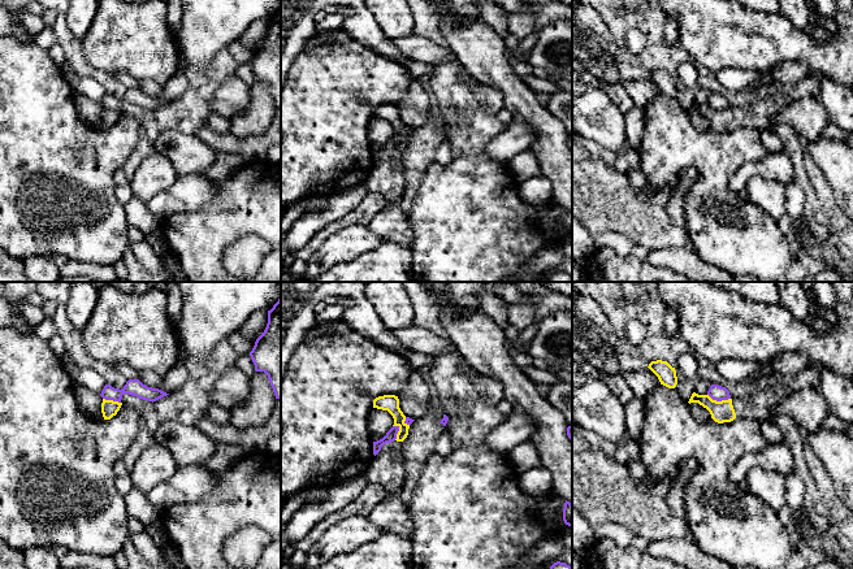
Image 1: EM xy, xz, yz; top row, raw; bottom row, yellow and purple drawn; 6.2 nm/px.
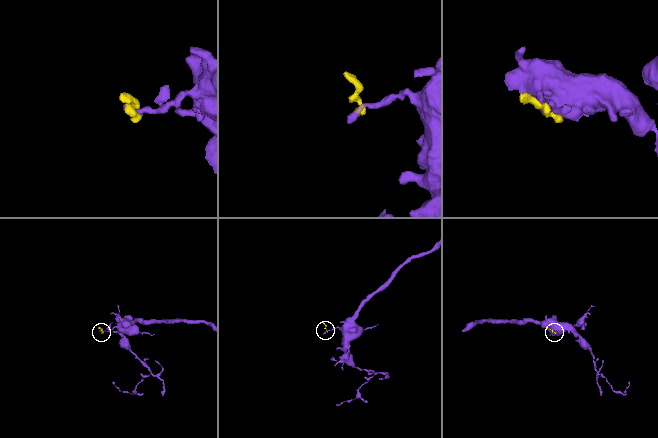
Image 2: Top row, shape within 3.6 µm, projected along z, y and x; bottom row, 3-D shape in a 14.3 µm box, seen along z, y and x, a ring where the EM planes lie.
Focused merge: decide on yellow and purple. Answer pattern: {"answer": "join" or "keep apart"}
{"answer": "keep apart"}

